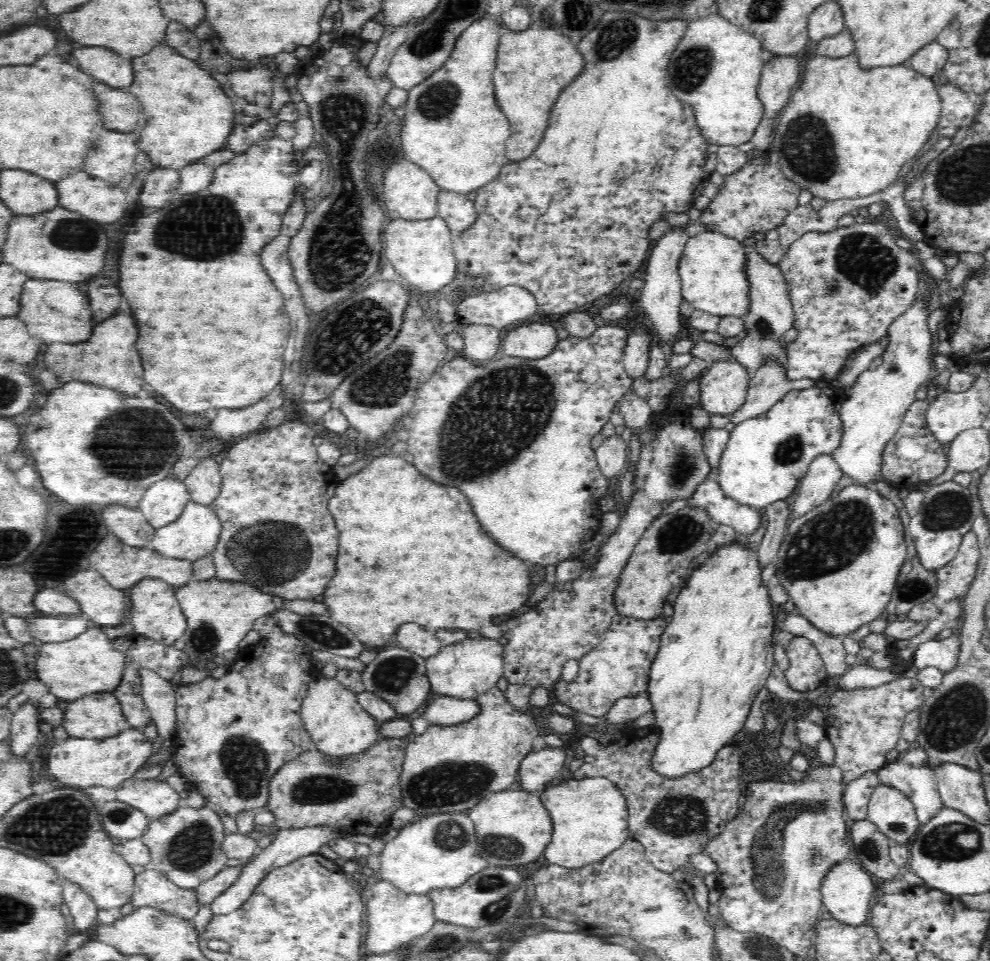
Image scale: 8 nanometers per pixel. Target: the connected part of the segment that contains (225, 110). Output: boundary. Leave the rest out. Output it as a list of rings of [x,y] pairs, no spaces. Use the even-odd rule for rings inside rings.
[[[165,43],[152,47],[148,54],[130,58],[130,61],[133,77],[132,84],[126,86],[126,90],[138,98],[142,104],[141,114],[146,116],[146,120],[140,120],[144,126],[134,133],[140,134],[140,138],[137,138],[138,148],[151,158],[154,166],[178,171],[185,164],[201,160],[203,156],[226,145],[235,112],[226,90],[218,86],[222,84],[220,77],[202,69],[196,60],[182,56]]]

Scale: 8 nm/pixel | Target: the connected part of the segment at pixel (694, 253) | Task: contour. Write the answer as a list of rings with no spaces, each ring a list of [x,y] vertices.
[[[704,229],[689,236],[685,243],[684,252],[677,260],[681,298],[692,308],[719,317],[744,316],[748,310],[747,282],[743,271],[746,253],[744,242]]]

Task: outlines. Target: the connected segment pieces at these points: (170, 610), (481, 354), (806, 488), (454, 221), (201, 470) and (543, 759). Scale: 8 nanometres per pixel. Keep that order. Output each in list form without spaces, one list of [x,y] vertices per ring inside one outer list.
[[[142,577],[130,589],[130,611],[126,620],[134,626],[134,632],[163,645],[172,645],[181,638],[185,626],[185,614],[175,596],[175,588],[156,577]]]
[[[457,318],[454,322],[442,323],[442,329],[446,334],[458,332],[464,344],[460,354],[475,362],[495,357],[501,343],[502,332],[496,325],[464,323]]]
[[[831,454],[818,456],[800,478],[792,492],[790,513],[793,518],[808,514],[816,505],[822,504],[836,490],[844,473],[832,459]]]
[[[438,189],[436,210],[453,233],[465,229],[476,216],[472,200],[468,200],[464,193],[452,189]]]
[[[213,456],[202,458],[192,470],[188,471],[188,476],[182,482],[190,499],[209,506],[210,501],[220,492],[222,478],[218,462]]]
[[[544,747],[540,751],[527,752],[517,764],[517,781],[520,788],[526,792],[541,792],[546,788],[546,784],[550,784],[556,777],[560,777],[566,752],[562,748]]]

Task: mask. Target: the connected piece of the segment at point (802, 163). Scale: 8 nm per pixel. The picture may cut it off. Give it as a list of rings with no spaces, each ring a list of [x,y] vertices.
[[[855,50],[841,57],[818,55],[816,53],[815,56],[810,56],[801,68],[804,68],[802,78],[800,78],[798,86],[792,89],[787,104],[775,120],[766,154],[776,159],[786,177],[796,181],[801,190],[809,190],[814,197],[820,197],[827,201],[869,196],[892,186],[896,178],[900,176],[902,166],[917,156],[933,134],[933,126],[938,116],[940,116],[940,110],[942,110],[942,103],[940,103],[937,93],[938,84],[934,83],[932,78],[924,75],[924,73],[910,67],[908,62],[881,67],[862,67],[858,60],[858,53]]]

